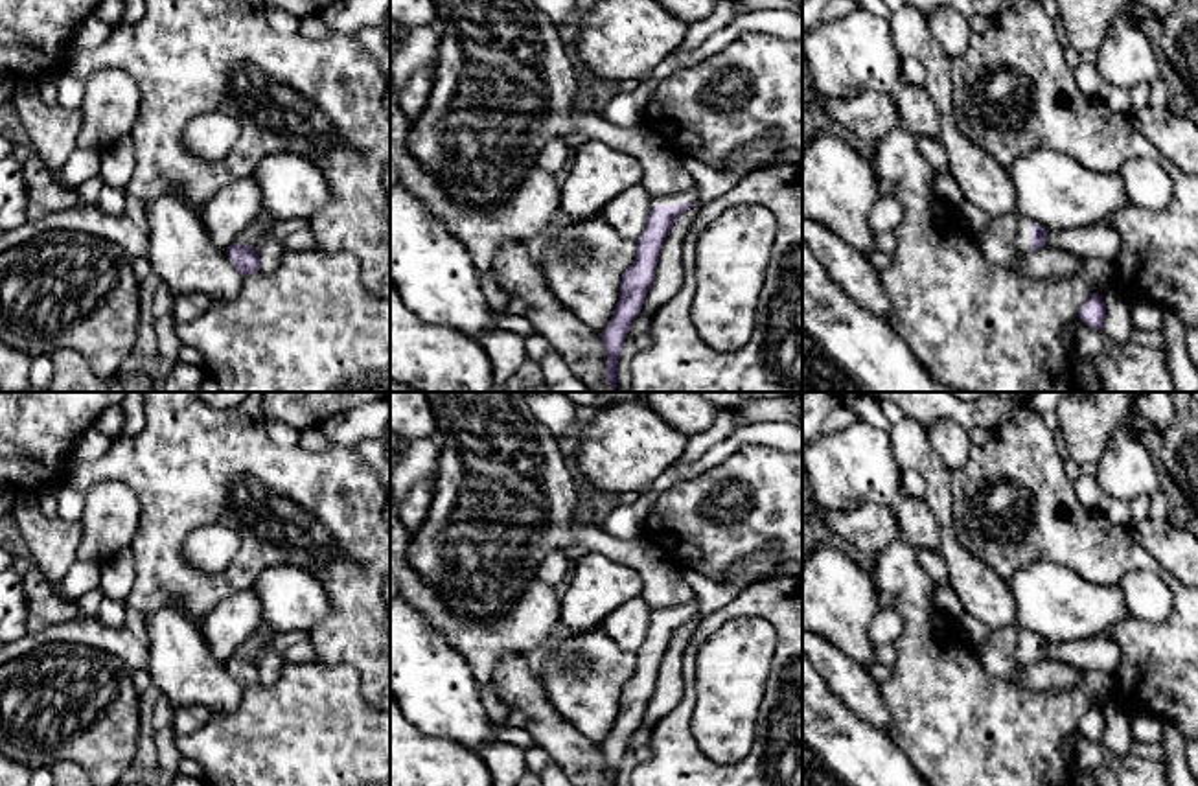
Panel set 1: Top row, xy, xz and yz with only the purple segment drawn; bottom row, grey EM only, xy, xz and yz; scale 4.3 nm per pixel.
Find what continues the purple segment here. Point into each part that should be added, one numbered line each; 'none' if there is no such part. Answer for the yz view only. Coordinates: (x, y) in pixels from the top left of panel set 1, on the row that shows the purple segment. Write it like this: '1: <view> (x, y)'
1: yz (1024, 223)

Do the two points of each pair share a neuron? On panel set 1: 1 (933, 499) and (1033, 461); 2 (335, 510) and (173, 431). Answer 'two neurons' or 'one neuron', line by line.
1: two neurons
2: one neuron

